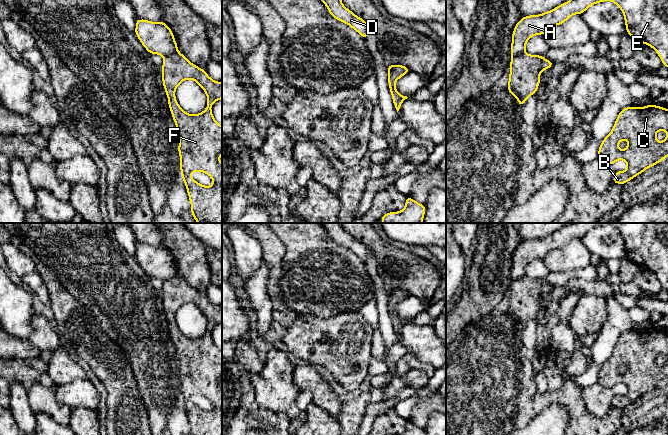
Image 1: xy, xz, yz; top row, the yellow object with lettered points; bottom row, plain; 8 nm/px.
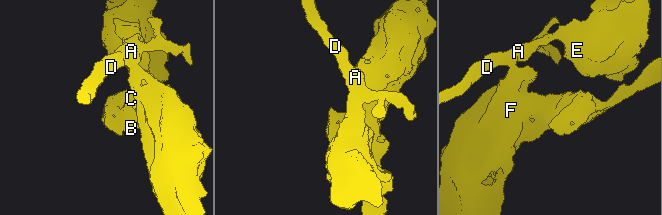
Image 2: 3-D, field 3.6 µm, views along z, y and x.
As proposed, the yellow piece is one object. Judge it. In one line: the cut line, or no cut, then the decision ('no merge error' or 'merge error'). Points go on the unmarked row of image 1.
xy (176, 275), (164, 281) | merge error

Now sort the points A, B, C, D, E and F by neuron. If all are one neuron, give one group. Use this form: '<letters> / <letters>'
A D E / B C F

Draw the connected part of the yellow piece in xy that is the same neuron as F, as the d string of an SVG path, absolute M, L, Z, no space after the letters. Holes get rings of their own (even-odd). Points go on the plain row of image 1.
M180 276L164 281L161 301L170 336L177 352L180 395L191 427L191 435L222 435L222 388L219 384L222 378L222 350L214 343L211 334L214 326L222 323L222 307L210 302L204 293L192 288ZM186 303L194 304L207 319L207 331L199 338L186 337L176 324L175 314ZM194 395L209 399L213 404L213 409L203 410L195 405L190 400Z

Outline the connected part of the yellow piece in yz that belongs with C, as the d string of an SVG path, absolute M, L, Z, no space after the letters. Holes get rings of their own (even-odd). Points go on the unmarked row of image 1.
M654 328L644 331L626 331L623 332L614 347L612 355L602 364L598 383L606 388L614 389L616 385L622 383L627 388L627 393L616 395L613 400L614 408L626 408L628 405L643 397L647 392L660 387L668 380L668 333ZM660 354L667 356L664 365L656 364L656 357ZM621 364L629 366L625 374L620 374L618 368Z

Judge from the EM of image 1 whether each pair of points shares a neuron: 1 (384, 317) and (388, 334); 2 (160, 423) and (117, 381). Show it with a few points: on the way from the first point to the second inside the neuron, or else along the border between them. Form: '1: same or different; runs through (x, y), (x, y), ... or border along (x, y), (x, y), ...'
1: same; runs through (385, 321), (387, 330)
2: different; border along (145, 405), (150, 424)

